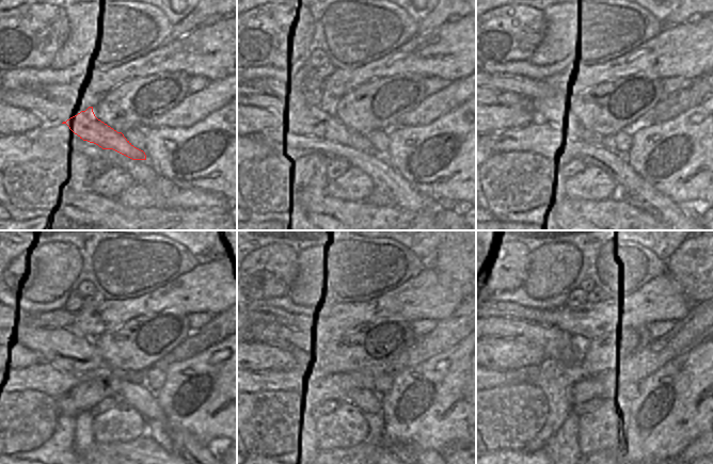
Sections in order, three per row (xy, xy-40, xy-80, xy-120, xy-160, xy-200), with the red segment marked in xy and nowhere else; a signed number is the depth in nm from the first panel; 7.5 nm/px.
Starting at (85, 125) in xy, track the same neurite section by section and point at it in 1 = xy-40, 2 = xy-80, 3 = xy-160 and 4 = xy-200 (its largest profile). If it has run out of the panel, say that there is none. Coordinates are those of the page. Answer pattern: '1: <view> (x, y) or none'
1: xy-40 (321, 122)
2: xy-80 (557, 113)
3: xy-160 (311, 349)
4: xy-200 (556, 345)

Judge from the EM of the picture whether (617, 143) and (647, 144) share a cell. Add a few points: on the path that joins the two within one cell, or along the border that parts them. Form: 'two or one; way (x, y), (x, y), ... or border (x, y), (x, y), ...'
two; border (631, 128), (632, 145), (624, 156)

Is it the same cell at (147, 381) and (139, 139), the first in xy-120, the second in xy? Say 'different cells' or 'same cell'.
same cell

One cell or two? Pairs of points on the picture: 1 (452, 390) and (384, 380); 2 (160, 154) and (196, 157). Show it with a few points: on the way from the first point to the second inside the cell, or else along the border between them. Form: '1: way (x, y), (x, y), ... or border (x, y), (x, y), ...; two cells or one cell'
1: border (394, 376), (392, 387), (383, 395); two cells
2: way (169, 154), (188, 157); one cell

